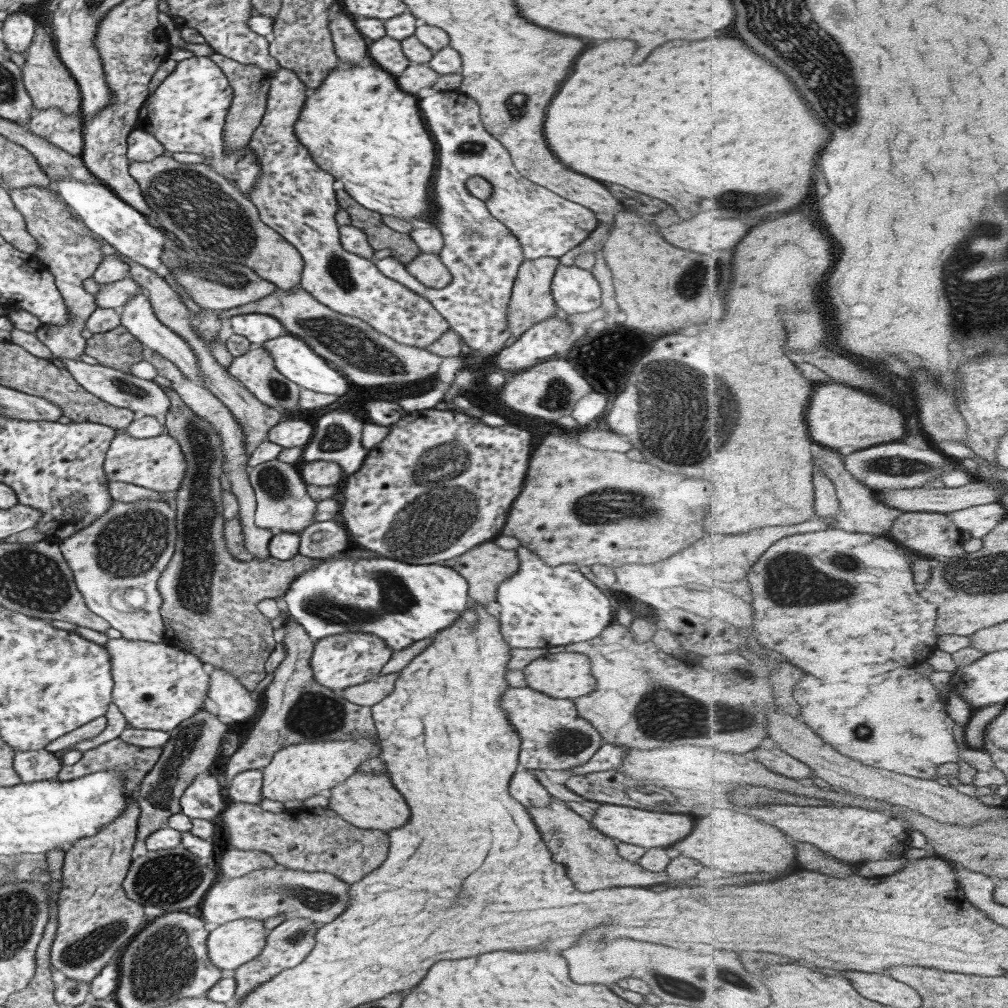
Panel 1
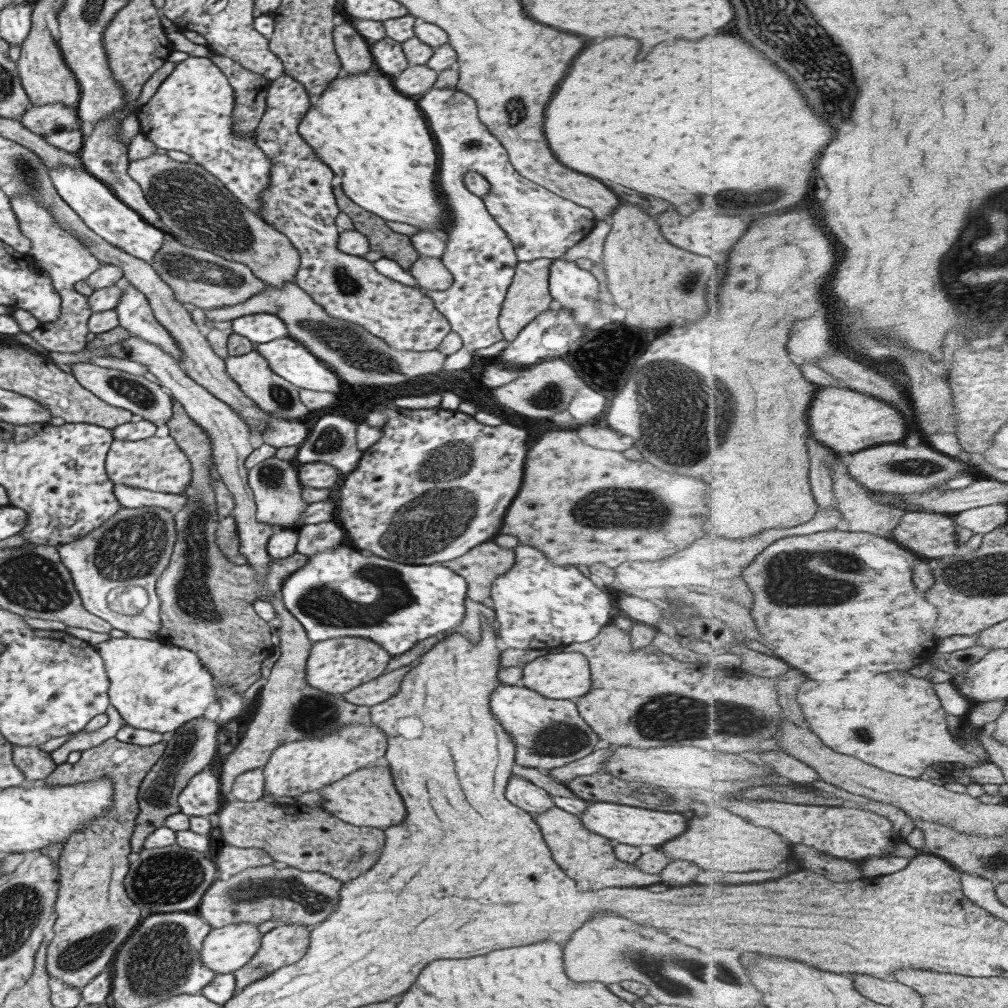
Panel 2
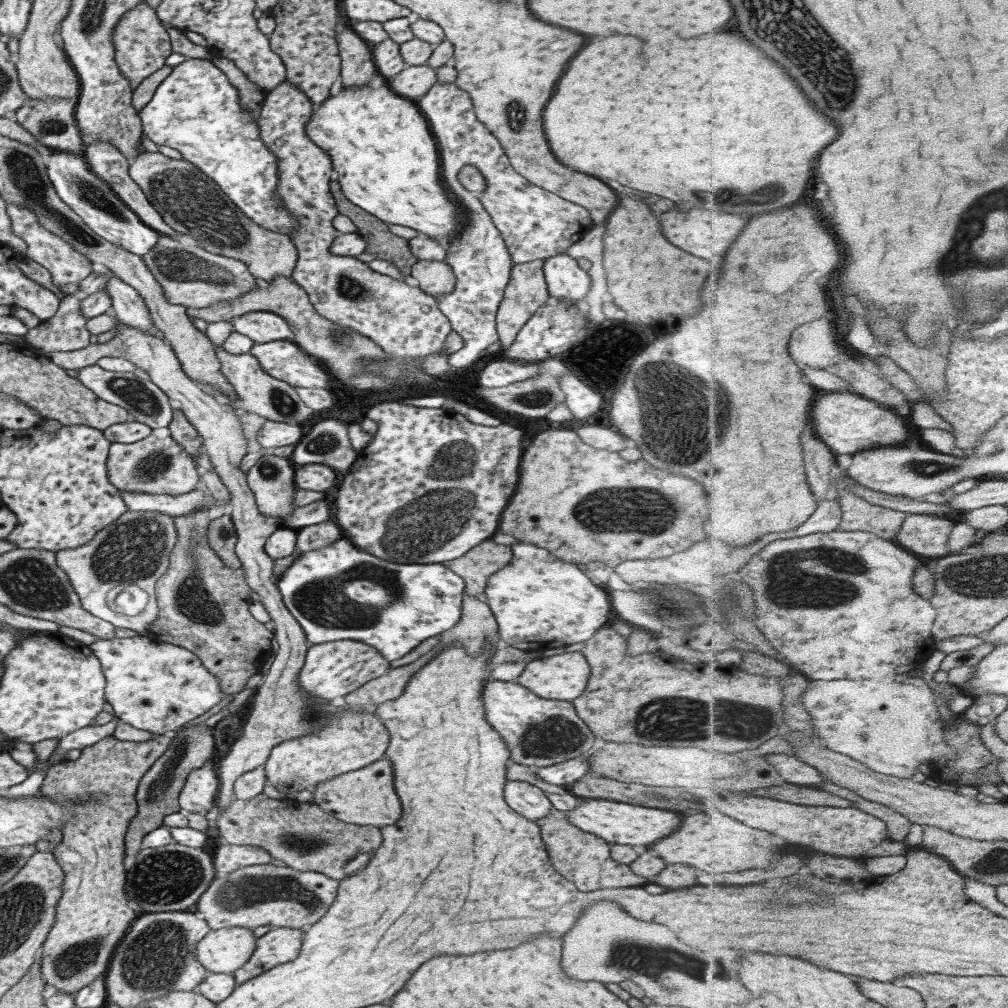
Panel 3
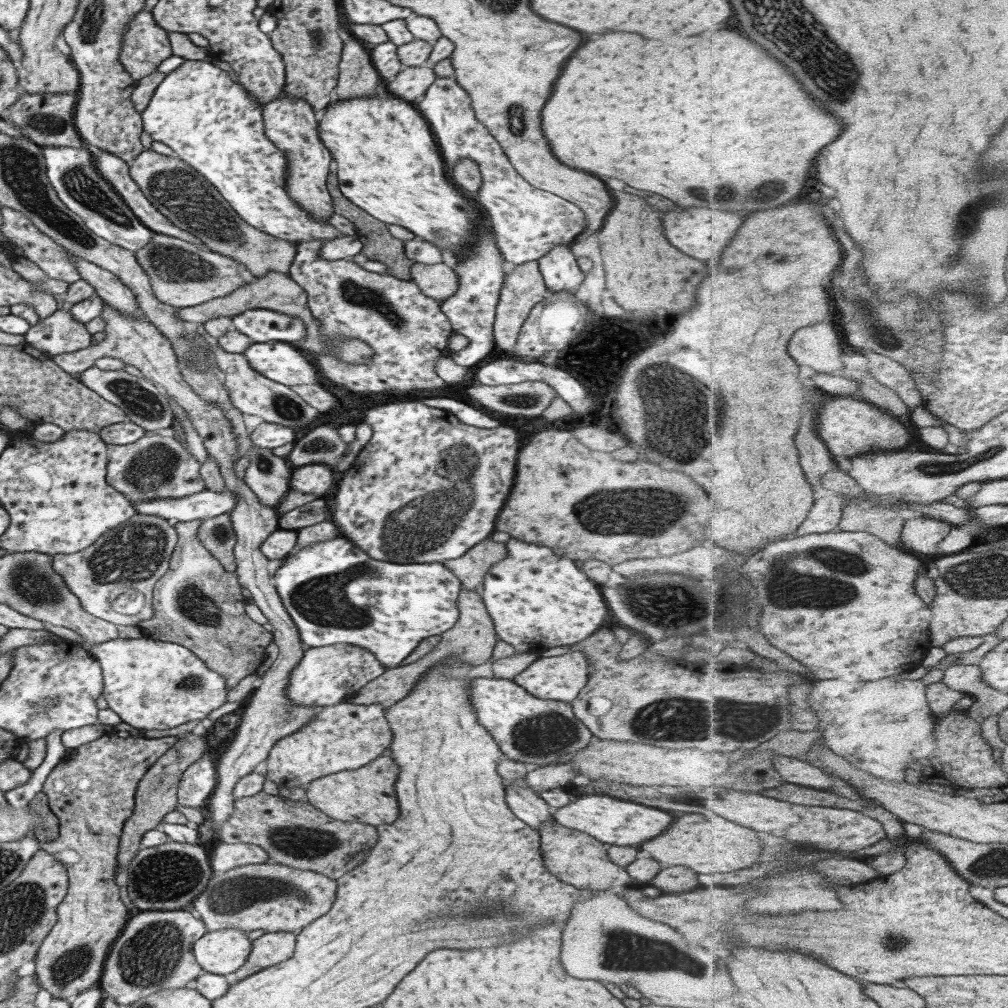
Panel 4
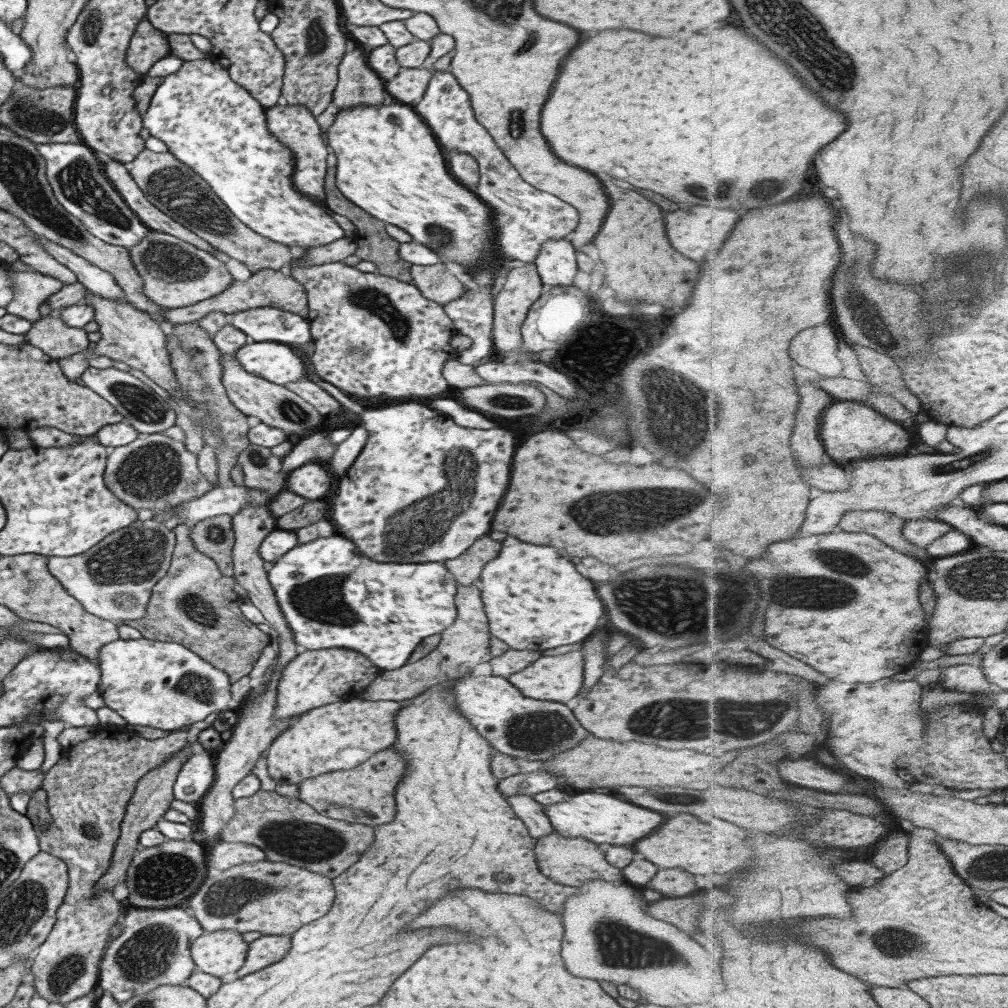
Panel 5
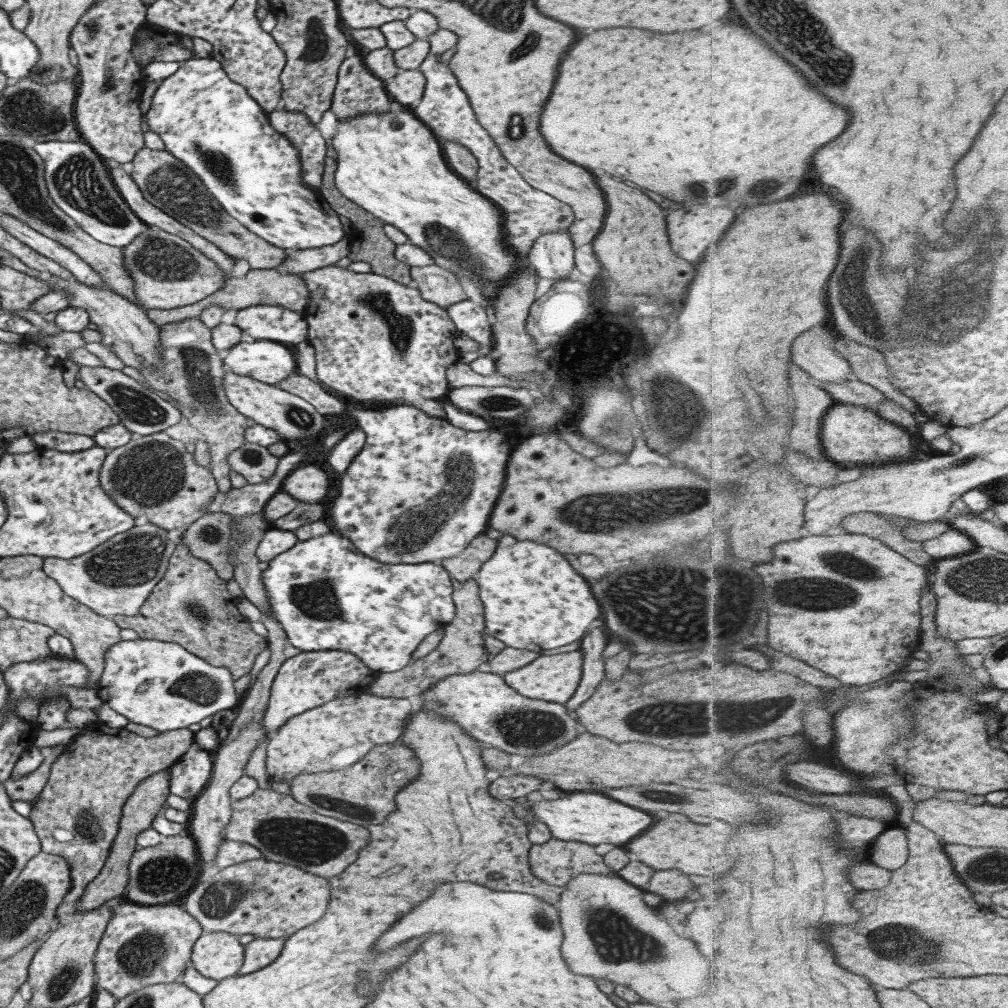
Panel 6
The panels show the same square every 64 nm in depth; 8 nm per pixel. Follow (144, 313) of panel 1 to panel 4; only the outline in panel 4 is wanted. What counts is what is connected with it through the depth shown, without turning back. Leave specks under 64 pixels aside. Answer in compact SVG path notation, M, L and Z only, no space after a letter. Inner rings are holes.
M75 257L75 265L81 278L95 286L95 294L103 298L105 304L118 308L127 316L143 313L135 294L115 274L79 257Z

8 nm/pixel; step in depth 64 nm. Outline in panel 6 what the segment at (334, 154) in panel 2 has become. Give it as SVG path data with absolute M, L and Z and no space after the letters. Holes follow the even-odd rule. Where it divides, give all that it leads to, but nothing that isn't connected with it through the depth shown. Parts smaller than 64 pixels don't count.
M405 107L405 110L384 112L380 116L364 114L352 120L339 120L335 135L332 148L338 155L335 172L337 189L376 219L399 228L410 243L428 252L439 267L478 284L491 307L503 284L511 279L516 269L522 267L518 265L521 258L507 246L503 231L504 213L483 194L474 192L465 179L450 172L433 132L416 118L410 107Z

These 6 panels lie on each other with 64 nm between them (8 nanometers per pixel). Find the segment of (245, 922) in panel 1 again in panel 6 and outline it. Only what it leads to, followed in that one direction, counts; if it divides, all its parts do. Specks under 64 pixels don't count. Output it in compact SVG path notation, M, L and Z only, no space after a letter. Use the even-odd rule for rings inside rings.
M204 932L192 947L191 966L214 980L237 975L243 965L245 951L238 938L238 935L225 932Z

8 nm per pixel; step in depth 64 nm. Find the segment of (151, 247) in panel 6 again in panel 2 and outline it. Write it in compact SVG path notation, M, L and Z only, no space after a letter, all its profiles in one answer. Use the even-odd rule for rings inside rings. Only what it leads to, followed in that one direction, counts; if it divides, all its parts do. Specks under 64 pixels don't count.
M167 234L160 250L150 264L165 283L173 290L175 299L188 307L202 308L204 311L221 306L242 304L255 294L267 288L265 282L256 278L250 268L242 263L233 263L206 250L188 247Z

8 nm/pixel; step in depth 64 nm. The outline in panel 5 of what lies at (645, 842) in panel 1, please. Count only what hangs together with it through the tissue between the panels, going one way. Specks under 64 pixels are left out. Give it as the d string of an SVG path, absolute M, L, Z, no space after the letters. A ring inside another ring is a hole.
M586 790L582 793L570 796L568 800L558 804L544 804L546 816L550 819L554 832L566 838L588 838L596 844L634 844L640 838L652 834L662 822L664 816L658 812L652 812L648 808L640 808L628 802L622 802L622 798L608 791Z

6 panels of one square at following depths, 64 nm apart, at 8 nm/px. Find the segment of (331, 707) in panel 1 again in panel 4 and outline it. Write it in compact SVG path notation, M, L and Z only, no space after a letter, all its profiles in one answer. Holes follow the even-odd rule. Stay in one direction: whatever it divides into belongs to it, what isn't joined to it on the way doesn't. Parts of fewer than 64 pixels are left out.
M105 304L101 317L106 320L105 339L97 345L91 345L85 353L58 354L51 356L62 370L69 375L80 374L83 370L90 368L96 360L103 357L112 357L122 360L125 364L136 366L141 370L154 386L159 387L164 394L178 402L186 411L192 426L203 438L204 446L209 456L218 464L221 475L225 482L225 488L229 488L236 497L236 506L229 514L233 531L237 536L235 547L233 548L236 560L236 576L238 584L250 591L252 603L256 605L271 624L273 631L273 641L279 648L279 653L273 665L268 668L261 677L256 689L246 699L246 708L239 720L238 729L233 736L232 732L228 738L224 755L218 760L216 766L217 785L209 799L206 809L210 809L210 820L214 822L214 832L217 833L225 820L233 813L236 797L233 795L235 784L246 774L260 769L267 759L271 748L285 736L294 734L299 728L308 724L322 708L313 707L293 707L288 704L286 698L286 687L289 686L289 676L296 665L302 660L305 651L302 650L302 639L298 628L294 626L291 616L286 607L282 604L280 596L273 585L273 580L268 572L269 560L264 557L261 551L264 541L270 536L279 524L280 515L275 509L266 507L258 500L258 497L250 490L243 477L235 473L235 464L239 460L237 457L238 445L236 435L226 418L225 412L214 403L204 400L194 392L194 389L184 380L183 374L176 363L177 357L170 340L166 338L145 316L127 316L119 312L110 304Z

